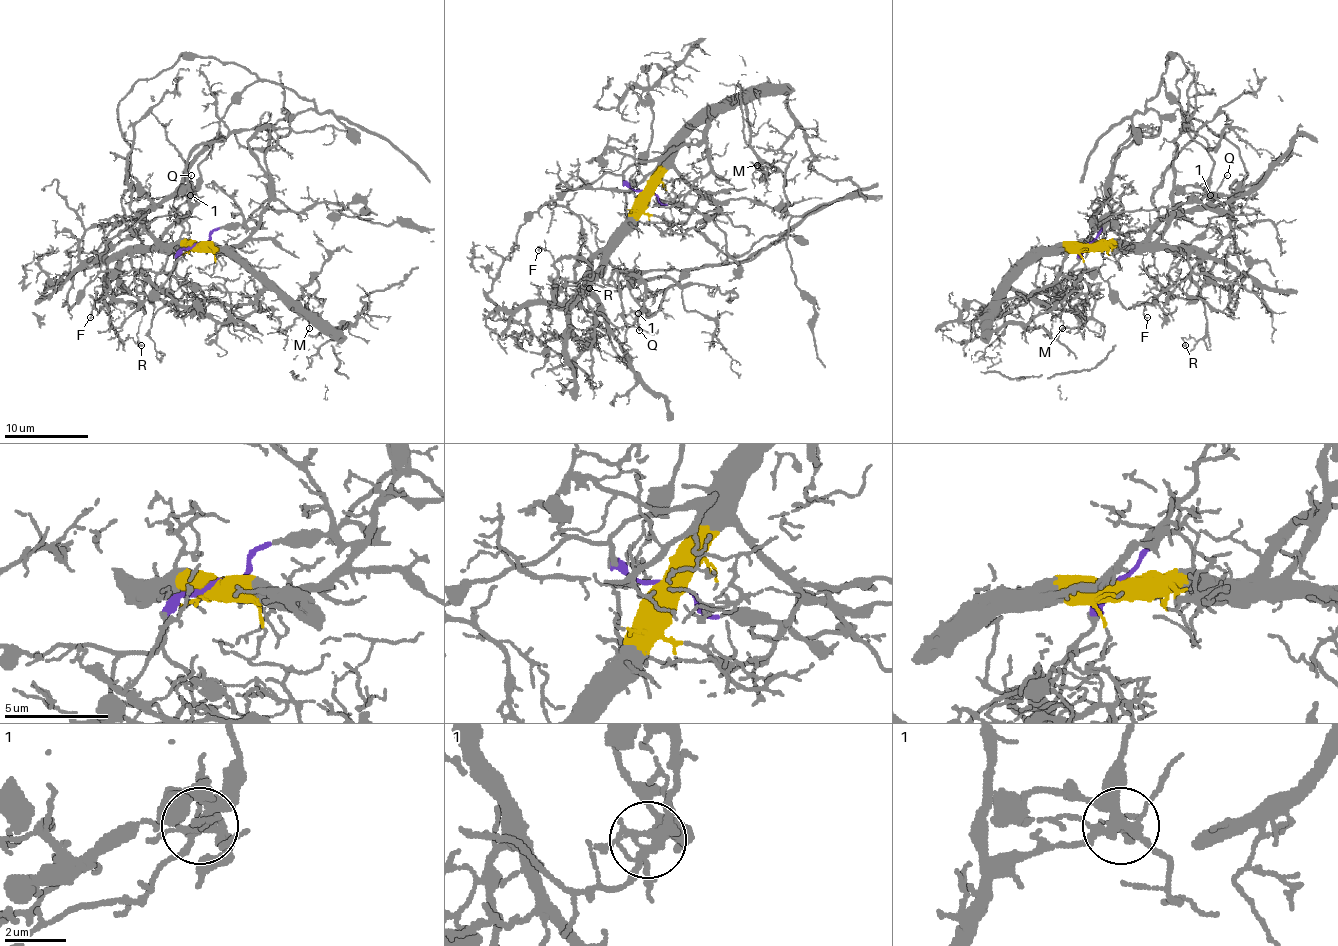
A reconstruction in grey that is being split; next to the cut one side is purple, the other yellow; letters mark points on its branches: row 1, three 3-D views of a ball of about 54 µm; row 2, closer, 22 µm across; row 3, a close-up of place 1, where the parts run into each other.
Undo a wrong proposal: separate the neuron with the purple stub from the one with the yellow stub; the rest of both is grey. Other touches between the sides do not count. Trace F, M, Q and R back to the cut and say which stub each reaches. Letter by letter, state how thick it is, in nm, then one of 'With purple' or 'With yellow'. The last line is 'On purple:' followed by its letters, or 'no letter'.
F: Thickness 120 nm. With yellow
M: Thickness 110 nm. With yellow
Q: Thickness 120 nm. With yellow
R: Thickness 180 nm. With yellow
On purple: no letter

